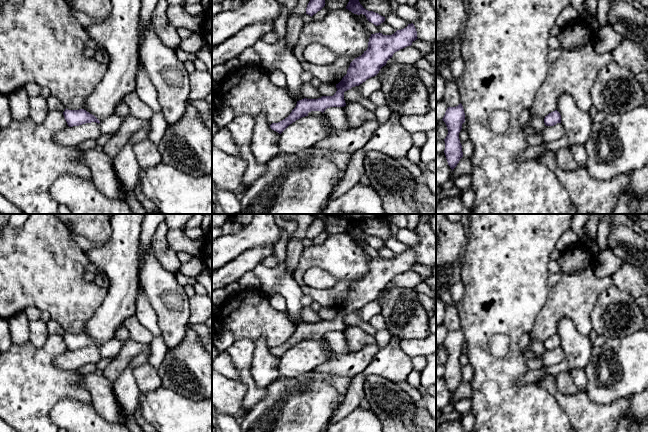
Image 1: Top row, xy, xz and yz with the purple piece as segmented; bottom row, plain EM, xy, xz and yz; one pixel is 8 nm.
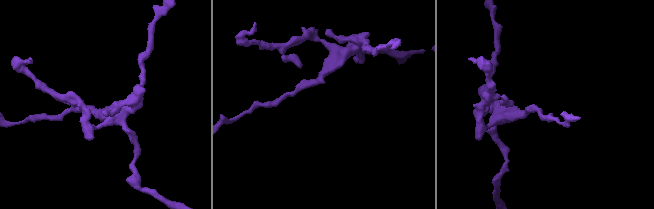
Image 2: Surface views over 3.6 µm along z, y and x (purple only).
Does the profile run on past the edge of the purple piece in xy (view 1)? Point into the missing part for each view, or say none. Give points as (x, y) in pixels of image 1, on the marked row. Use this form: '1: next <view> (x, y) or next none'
1: next none

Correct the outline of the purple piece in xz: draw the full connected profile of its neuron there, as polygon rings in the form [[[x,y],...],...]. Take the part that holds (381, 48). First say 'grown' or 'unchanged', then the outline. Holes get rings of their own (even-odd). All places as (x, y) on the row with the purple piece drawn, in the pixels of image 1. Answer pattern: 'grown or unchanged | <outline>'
unchanged | [[[413,23],[408,24],[404,29],[397,30],[392,35],[383,35],[380,32],[371,34],[367,50],[350,63],[347,74],[336,84],[337,91],[333,96],[322,96],[318,99],[304,98],[297,101],[290,115],[278,123],[272,123],[270,128],[281,134],[290,124],[308,116],[311,111],[323,113],[330,107],[346,106],[345,91],[376,76],[395,52],[411,46],[416,39],[418,39],[417,31]]]

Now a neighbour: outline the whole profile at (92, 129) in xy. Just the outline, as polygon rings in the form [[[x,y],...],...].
[[[91,122],[58,131],[54,136],[54,140],[63,146],[78,146],[79,143],[85,140],[96,140],[101,134],[99,124]]]

